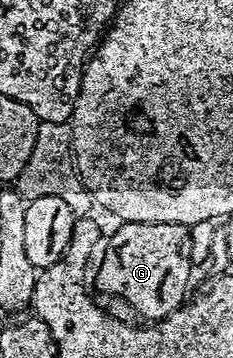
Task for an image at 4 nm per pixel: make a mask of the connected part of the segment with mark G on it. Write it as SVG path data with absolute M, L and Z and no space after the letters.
M121 222L118 227L109 242L109 251L106 252L101 267L98 270L96 267L95 270L98 288L122 298L141 317L138 319L166 318L168 314L185 305L187 295L190 293L189 281L193 278L193 261L195 261L190 227L183 224L147 224L146 222Z

